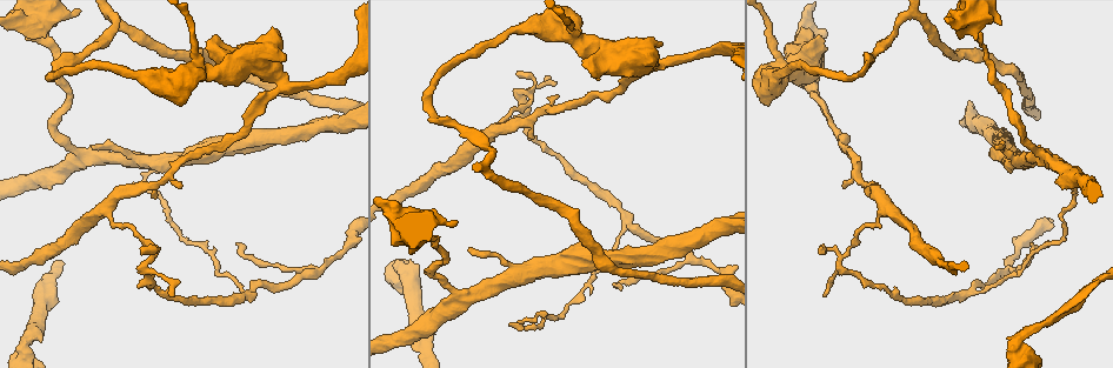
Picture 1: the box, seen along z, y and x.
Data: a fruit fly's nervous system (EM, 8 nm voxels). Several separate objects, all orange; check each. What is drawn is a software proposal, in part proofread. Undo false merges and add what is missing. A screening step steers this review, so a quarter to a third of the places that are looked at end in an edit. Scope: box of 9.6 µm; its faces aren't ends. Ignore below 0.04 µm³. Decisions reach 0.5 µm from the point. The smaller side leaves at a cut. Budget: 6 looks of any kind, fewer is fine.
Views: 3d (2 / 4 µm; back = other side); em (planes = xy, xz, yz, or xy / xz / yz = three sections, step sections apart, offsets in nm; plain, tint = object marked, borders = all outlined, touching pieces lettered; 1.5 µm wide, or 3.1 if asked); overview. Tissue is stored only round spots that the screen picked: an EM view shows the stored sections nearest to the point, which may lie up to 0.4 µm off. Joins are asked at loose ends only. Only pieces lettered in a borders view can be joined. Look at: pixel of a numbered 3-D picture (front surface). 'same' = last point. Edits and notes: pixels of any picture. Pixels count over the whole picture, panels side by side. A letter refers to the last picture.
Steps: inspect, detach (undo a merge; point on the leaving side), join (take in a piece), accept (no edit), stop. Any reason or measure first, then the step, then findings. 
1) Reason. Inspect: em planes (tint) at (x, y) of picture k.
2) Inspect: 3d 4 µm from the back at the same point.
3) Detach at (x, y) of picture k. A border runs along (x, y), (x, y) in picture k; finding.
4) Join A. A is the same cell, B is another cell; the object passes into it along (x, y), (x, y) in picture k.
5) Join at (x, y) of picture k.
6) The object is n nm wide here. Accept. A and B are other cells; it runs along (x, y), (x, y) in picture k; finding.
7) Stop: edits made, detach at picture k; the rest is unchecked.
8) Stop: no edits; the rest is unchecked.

Three-way junction. Inspect: 3d 2 µm at (277, 78) of picture 1.

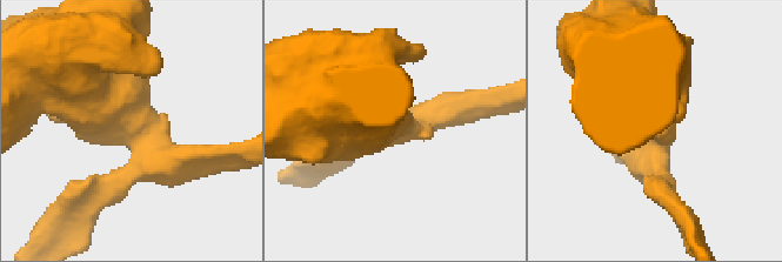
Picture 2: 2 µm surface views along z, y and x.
3 arms meet here; the arms are 190, 190, 400 nm wide. Inspect: em xy step 4 (tint) at (136, 139) of picture 2.

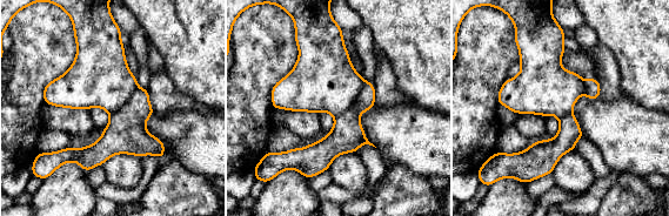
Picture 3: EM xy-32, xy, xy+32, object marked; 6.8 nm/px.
Cut it another way. Inspect: em planes (borders) at the same point.

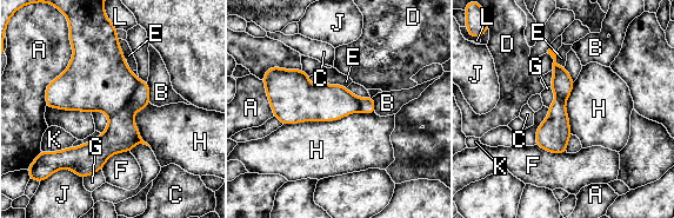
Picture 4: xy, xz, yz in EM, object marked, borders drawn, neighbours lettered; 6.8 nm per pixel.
Detach at (121, 134) of picture 4. A, B, C, D, E, F, G, H, J, K and L are other cells; a border runs along (138, 79), (131, 99), (109, 117) in picture 4; two neurons meet here.

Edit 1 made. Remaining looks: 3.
Redraw. Inspect: overview.

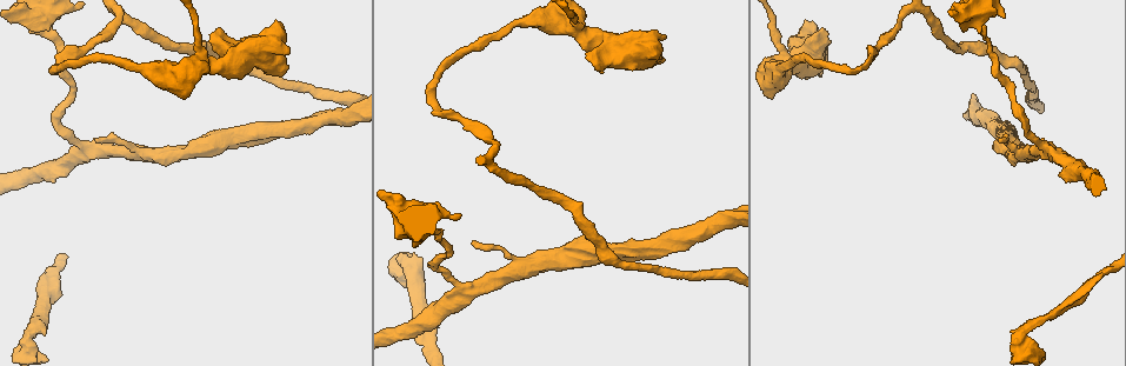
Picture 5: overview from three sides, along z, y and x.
Branch stops here. Inspect: 3d 2 µm at (420, 258) of picture 5.

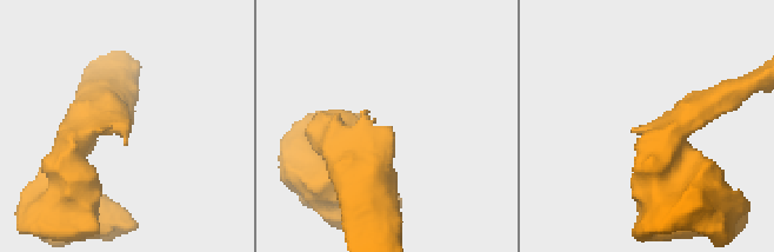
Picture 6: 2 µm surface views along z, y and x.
The arms are 220, 380 nm wide; need the tissue. Inspect: em planes (borders) at (386, 128) of picture 6.

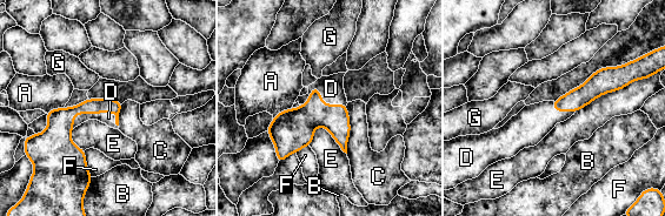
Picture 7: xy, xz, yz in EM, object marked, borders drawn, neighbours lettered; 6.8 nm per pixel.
Join D. D is the same cell, A, B, C, E, F and G are other cells; the object passes into it along (298, 125), (319, 95), (331, 88) in picture 7; the neuron continues.

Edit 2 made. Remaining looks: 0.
Stop: edits made, detach at picture 4, join at picture 7; the rest is unchecked.

